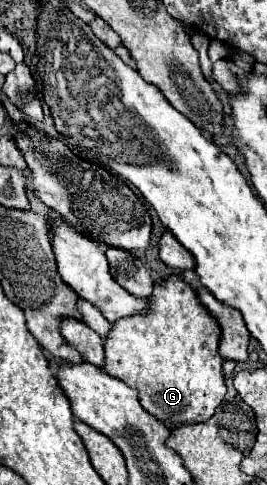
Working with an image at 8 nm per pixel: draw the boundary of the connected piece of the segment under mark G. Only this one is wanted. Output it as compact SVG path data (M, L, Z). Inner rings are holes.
M170 276L162 284L156 284L150 296L150 312L146 316L128 316L112 326L110 334L104 338L104 372L130 388L136 388L142 408L168 426L206 422L226 396L218 340L218 322L202 308L196 292L180 276Z

